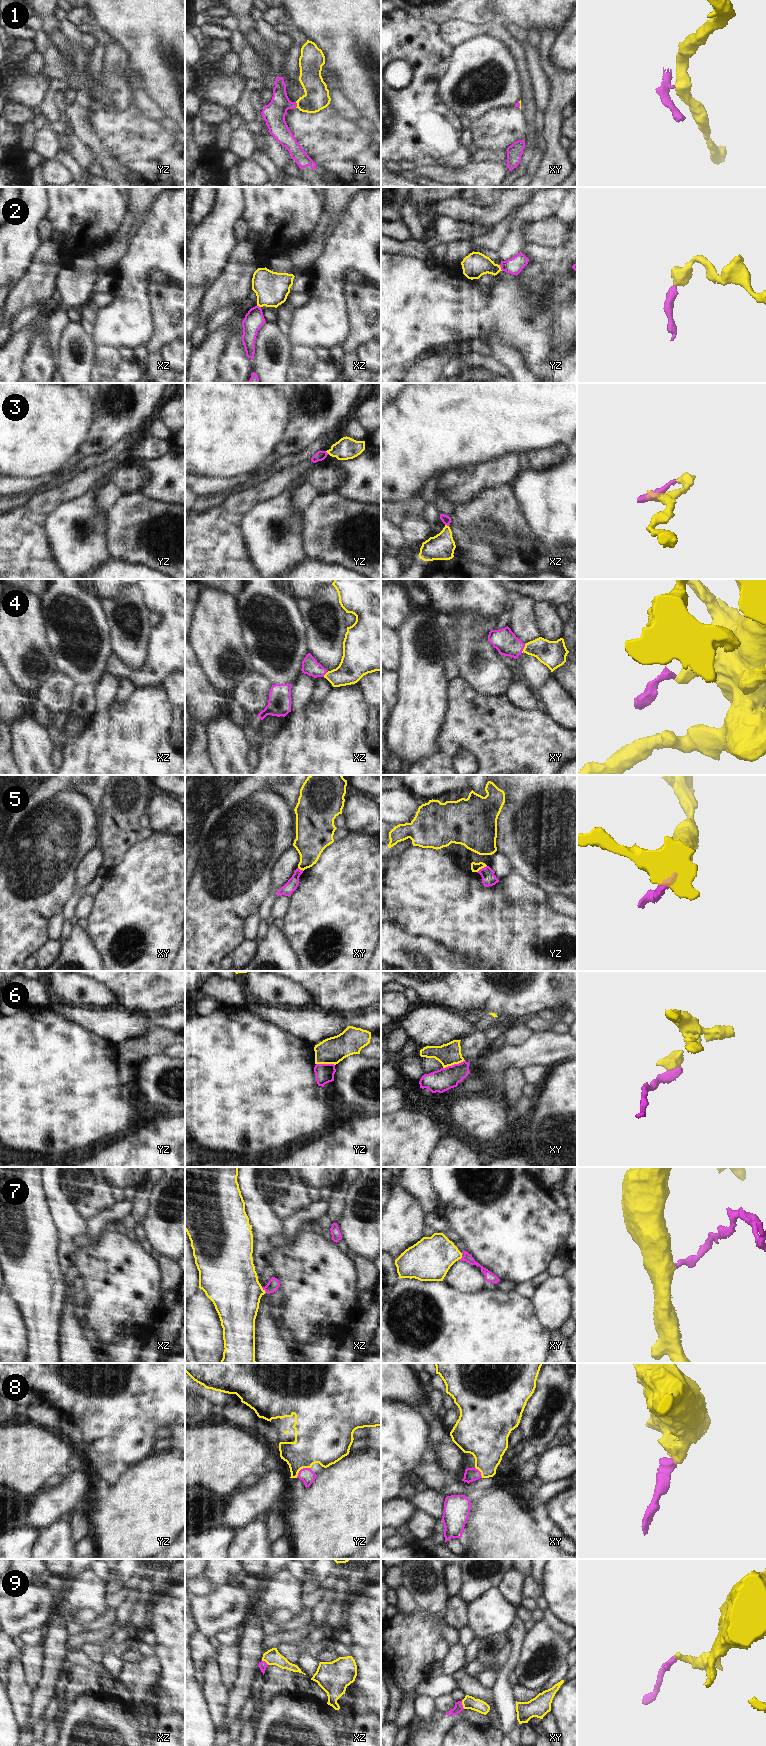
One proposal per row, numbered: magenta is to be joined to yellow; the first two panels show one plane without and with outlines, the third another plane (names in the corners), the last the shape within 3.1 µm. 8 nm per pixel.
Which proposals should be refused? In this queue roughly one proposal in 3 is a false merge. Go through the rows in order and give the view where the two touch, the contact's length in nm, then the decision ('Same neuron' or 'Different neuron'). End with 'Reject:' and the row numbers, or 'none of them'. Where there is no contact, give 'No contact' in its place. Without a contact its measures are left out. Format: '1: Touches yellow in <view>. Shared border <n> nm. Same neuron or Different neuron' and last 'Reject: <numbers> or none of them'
1: Touches yellow in yz. Shared border 50 nm. Different neuron
2: Touches yellow in yz. Shared border 50 nm. Same neuron
3: Touches yellow in xz. Shared border 40 nm. Same neuron
4: Touches yellow in xy. Shared border 80 nm. Same neuron
5: Touches yellow in yz. Shared border 100 nm. Different neuron
6: Touches yellow in xy. Shared border 190 nm. Different neuron
7: Touches yellow in xz. Shared border 60 nm. Same neuron
8: Touches yellow in yz. Shared border 150 nm. Same neuron
9: Touches yellow in xy. Shared border 70 nm. Same neuron
Reject: 1, 5, 6

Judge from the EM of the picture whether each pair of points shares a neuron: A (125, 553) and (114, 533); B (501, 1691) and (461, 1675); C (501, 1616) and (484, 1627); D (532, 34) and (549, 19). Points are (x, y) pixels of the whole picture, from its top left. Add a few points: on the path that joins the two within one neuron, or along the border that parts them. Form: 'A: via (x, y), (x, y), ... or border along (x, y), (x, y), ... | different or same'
A: via (125, 548), (125, 544), (119, 538) | same
B: via (491, 1693), (481, 1693), (471, 1685) | same
C: via (497, 1616), (488, 1623) | same
D: border along (527, 29), (534, 28), (538, 32) | different

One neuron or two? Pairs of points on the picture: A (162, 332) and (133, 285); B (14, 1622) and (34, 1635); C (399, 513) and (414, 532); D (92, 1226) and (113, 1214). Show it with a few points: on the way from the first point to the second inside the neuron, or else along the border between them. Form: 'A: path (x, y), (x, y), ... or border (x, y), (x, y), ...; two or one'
A: border (148, 293), (153, 331), (150, 339); two
B: border (40, 1629), (24, 1630), (16, 1637); two
C: border (421, 513), (408, 516), (399, 525); two
D: path (97, 1223), (108, 1216); one

